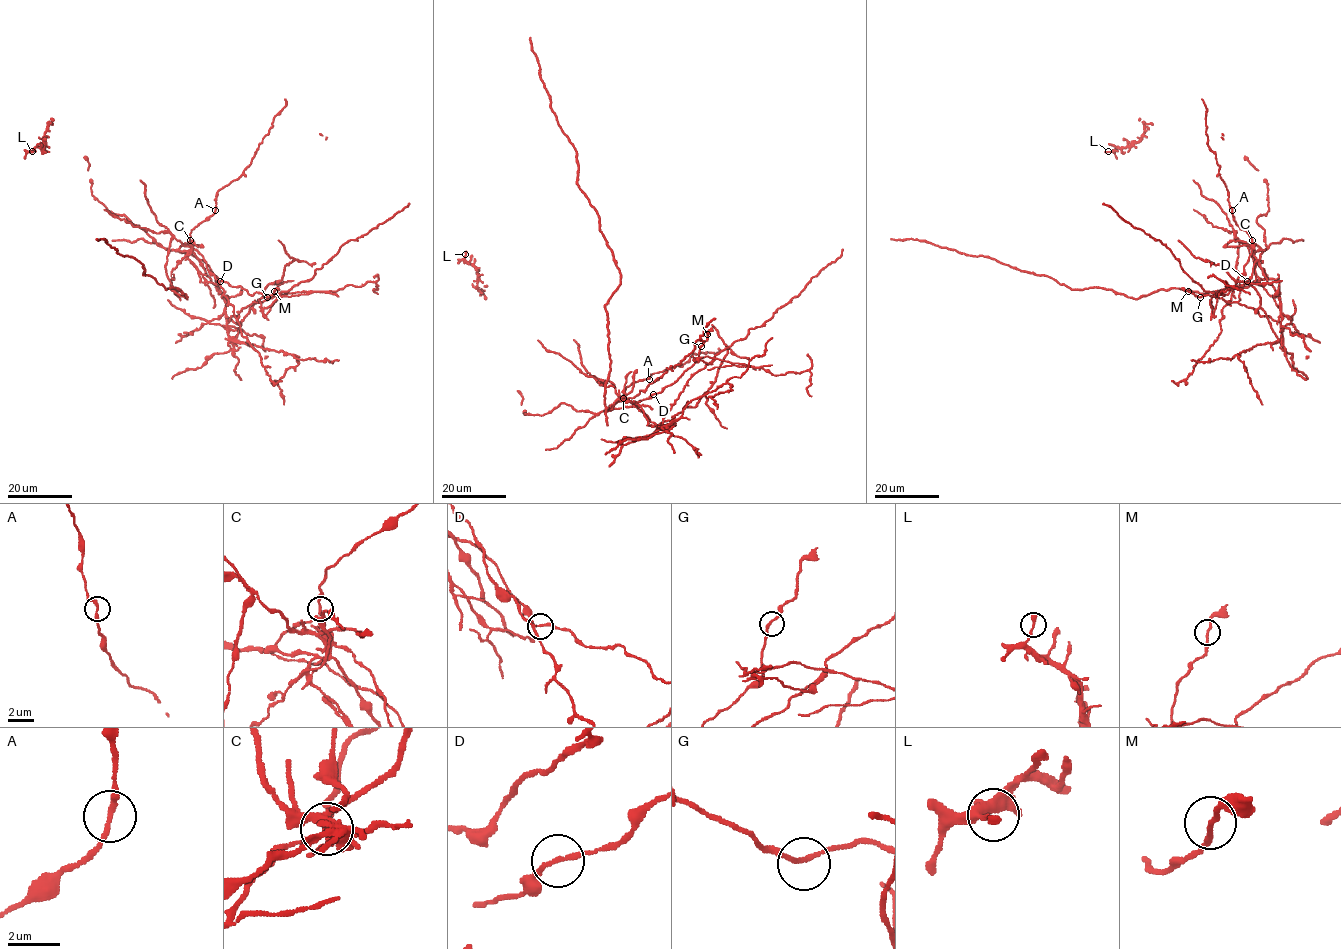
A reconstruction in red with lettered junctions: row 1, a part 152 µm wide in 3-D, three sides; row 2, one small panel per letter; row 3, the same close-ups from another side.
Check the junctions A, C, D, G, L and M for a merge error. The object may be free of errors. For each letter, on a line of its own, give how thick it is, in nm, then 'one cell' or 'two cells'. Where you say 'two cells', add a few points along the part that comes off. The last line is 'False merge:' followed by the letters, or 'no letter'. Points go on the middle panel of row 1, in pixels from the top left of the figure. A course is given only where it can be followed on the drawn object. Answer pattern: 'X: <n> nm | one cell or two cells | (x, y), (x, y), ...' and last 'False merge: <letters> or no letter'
A: 200 nm | one cell
C: 180 nm | two cells | (623, 398), (599, 383), (611, 361), (605, 304), (620, 273), (580, 187), (576, 150), (551, 107), (530, 37)
D: 170 nm | one cell
G: 180 nm | one cell
L: 320 nm | one cell
M: 170 nm | one cell
False merge: C

